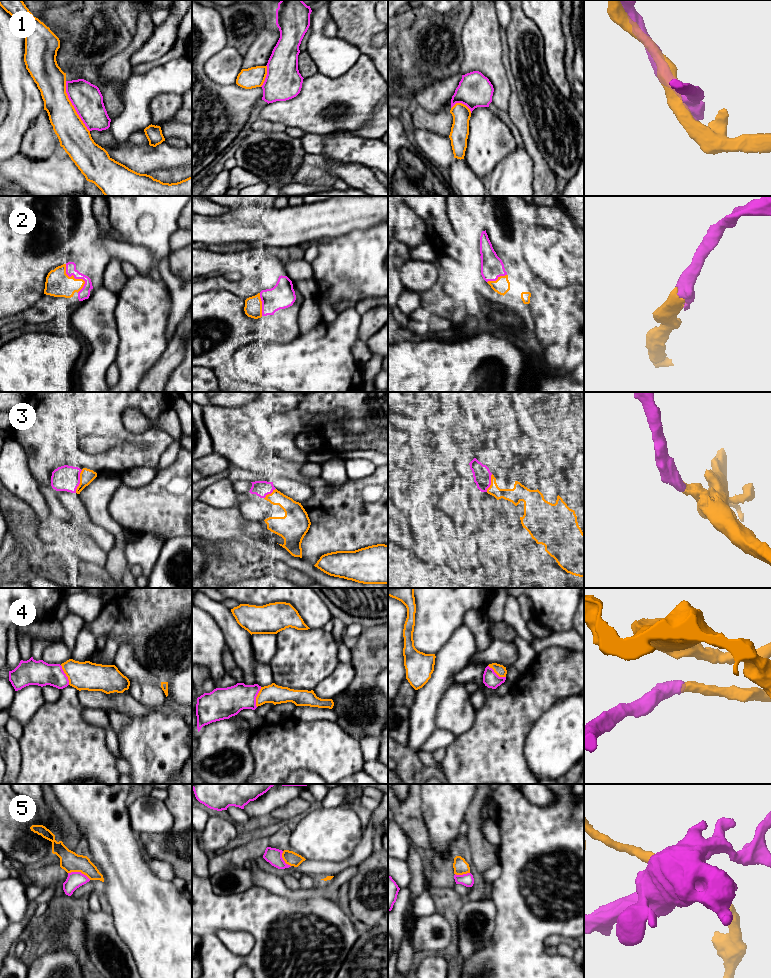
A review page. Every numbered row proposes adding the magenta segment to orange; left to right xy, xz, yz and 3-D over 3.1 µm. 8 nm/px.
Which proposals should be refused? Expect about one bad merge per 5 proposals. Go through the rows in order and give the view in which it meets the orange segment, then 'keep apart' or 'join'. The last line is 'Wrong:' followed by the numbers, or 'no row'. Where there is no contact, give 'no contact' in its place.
1: meets orange in xy; join
2: meets orange in xy; join
3: meets orange in xy; join
4: meets orange in xy; join
5: meets orange in xy; keep apart
Wrong: 5

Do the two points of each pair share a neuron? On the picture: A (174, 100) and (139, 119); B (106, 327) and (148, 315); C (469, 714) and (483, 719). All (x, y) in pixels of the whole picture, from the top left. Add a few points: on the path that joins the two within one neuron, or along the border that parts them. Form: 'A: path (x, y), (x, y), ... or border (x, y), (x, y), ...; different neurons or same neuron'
A: border (162, 92), (156, 95), (150, 102), (150, 123); different neurons
B: border (116, 300), (115, 320), (118, 333), (118, 347); different neurons
C: border (477, 713), (474, 724), (461, 734); different neurons

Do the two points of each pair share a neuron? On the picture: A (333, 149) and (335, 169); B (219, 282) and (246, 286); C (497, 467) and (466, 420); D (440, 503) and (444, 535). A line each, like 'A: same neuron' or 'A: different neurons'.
A: different neurons
B: same neuron
C: same neuron
D: different neurons

